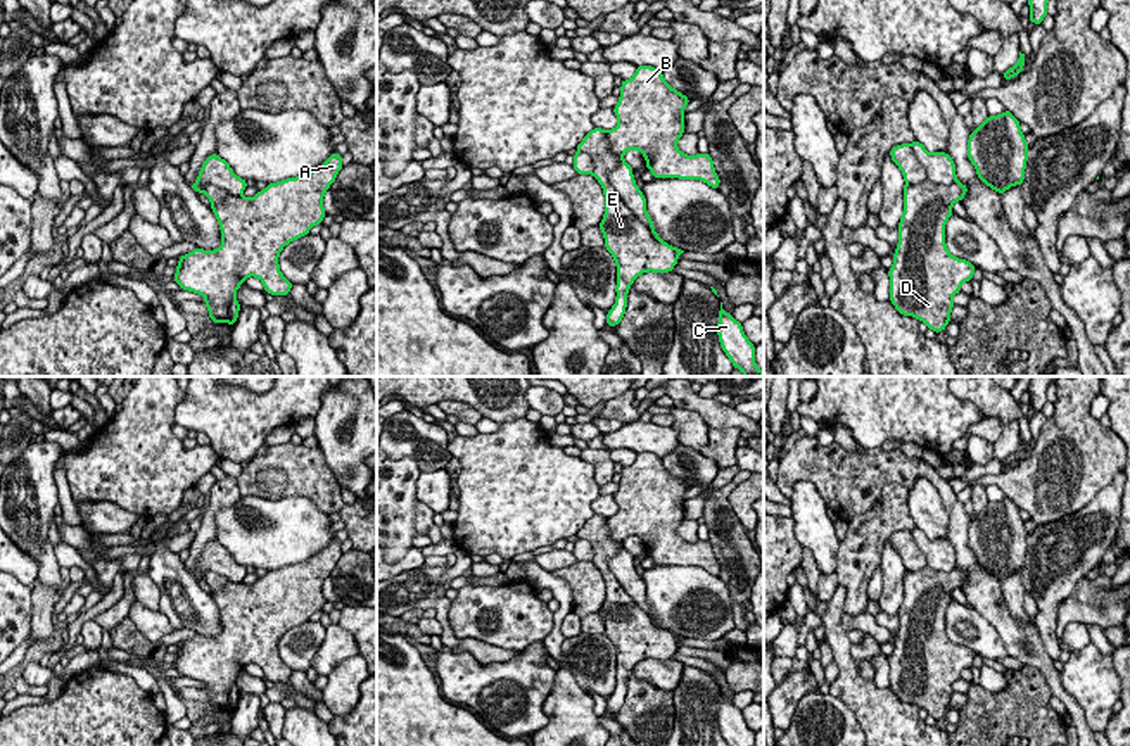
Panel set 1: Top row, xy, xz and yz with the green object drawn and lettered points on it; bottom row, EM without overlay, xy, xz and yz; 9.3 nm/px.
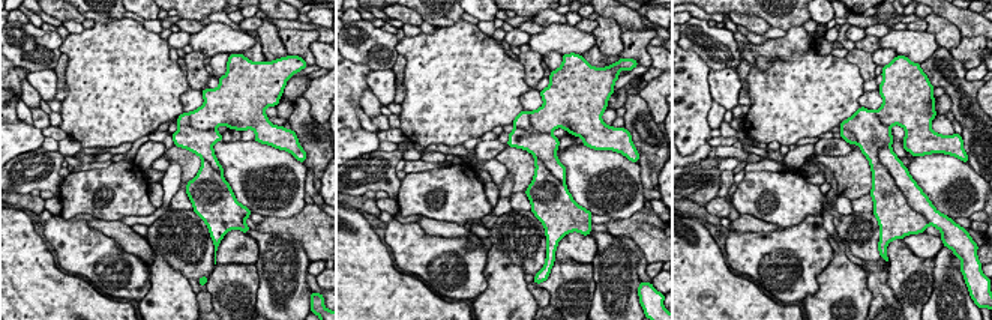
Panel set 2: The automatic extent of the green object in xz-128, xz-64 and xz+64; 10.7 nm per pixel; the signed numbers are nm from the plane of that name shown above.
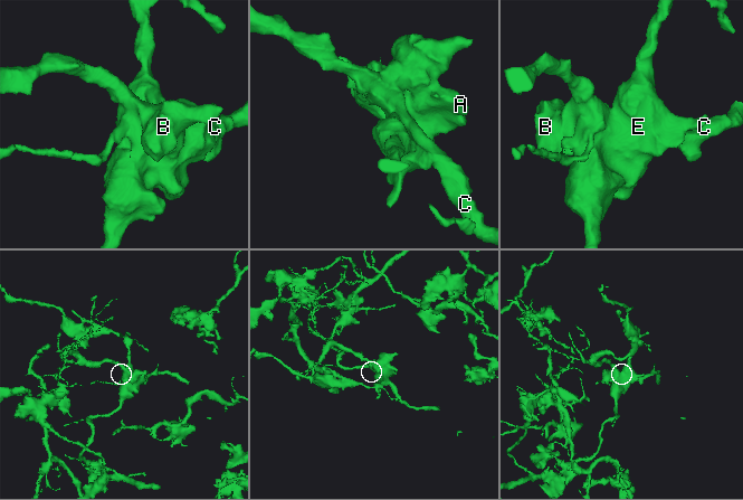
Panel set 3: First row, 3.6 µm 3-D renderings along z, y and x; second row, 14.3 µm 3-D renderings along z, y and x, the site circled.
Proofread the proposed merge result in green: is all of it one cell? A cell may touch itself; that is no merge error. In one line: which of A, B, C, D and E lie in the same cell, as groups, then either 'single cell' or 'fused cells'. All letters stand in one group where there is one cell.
A B D E / C | fused cells

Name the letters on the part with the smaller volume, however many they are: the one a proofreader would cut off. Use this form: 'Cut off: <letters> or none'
Cut off: C

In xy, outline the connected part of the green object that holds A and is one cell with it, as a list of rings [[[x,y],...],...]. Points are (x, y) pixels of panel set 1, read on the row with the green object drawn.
[[[333,152],[320,168],[270,183],[252,199],[207,185],[204,193],[223,243],[216,250],[195,247],[180,256],[175,283],[206,297],[213,323],[226,321],[232,326],[240,311],[235,294],[245,278],[259,278],[266,294],[289,295],[292,281],[282,275],[278,256],[287,243],[323,223],[323,195],[340,169],[342,155]]]

